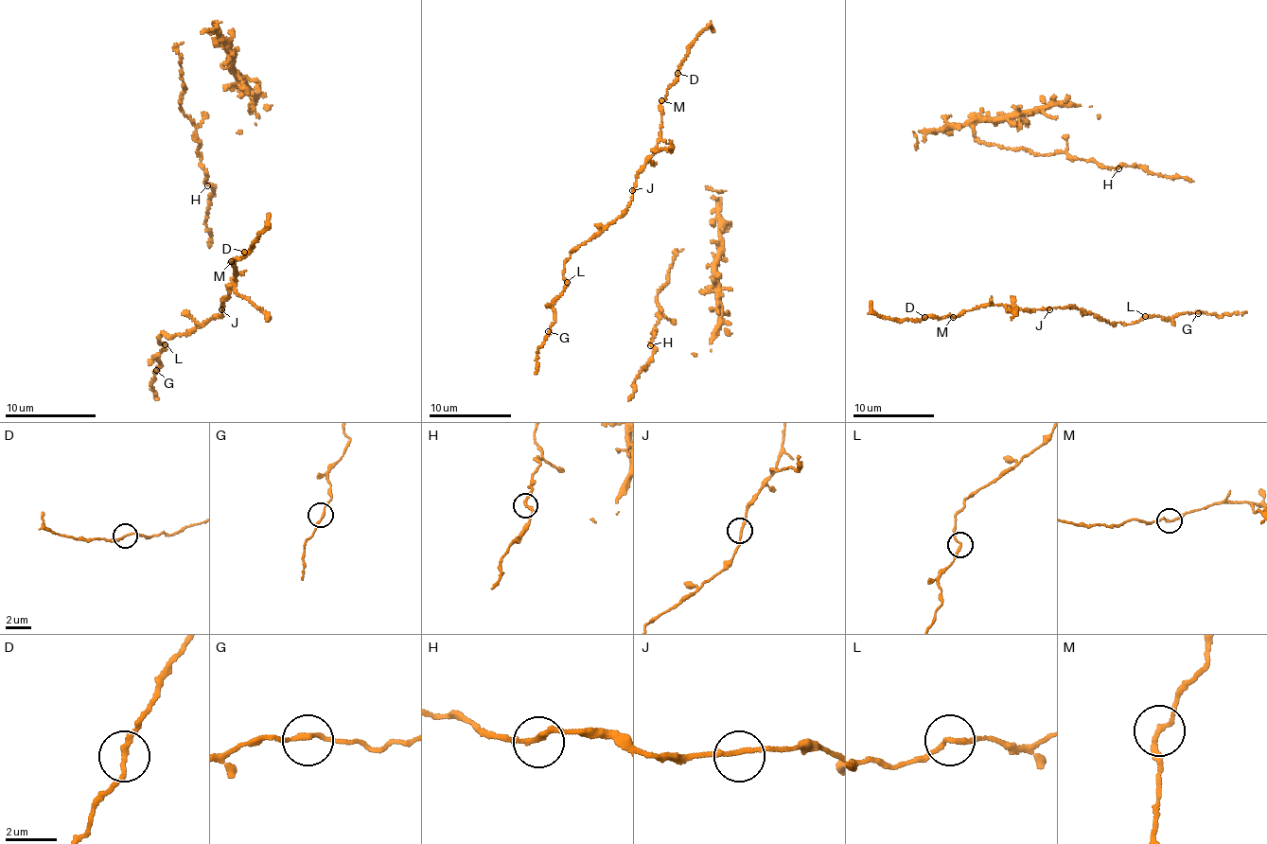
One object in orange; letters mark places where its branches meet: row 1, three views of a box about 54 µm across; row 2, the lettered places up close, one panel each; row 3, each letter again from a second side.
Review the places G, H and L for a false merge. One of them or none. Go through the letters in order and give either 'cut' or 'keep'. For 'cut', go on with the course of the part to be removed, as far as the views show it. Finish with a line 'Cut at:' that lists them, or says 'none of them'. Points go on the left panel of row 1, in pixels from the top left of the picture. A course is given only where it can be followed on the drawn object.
G: keep
H: keep
L: keep
Cut at: none of them

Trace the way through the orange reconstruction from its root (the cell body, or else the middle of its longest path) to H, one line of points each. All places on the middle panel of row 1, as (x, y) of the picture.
H: (628, 397), (633, 394), (636, 375), (652, 355), (655, 347), (650, 345)

